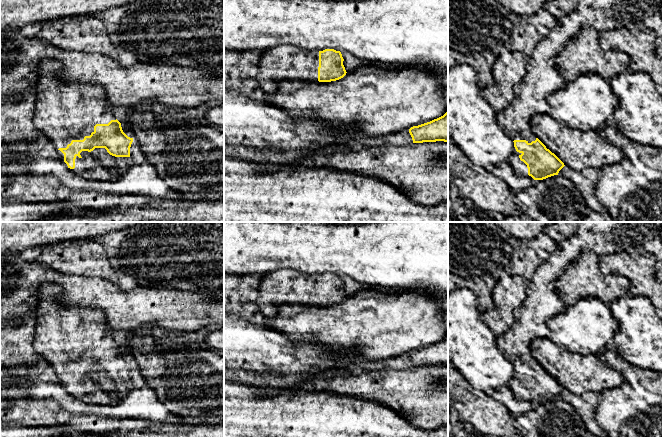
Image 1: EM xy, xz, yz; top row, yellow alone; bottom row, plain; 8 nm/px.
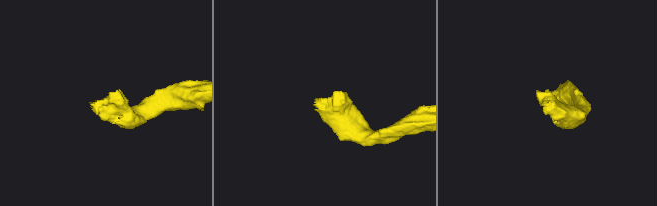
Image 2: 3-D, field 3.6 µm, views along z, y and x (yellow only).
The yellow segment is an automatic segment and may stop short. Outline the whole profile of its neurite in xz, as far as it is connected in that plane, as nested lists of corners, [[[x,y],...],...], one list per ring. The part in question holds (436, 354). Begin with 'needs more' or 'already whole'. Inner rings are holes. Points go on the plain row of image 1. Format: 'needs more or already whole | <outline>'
already whole | [[[448,335],[430,346],[409,353],[413,367],[448,366]]]

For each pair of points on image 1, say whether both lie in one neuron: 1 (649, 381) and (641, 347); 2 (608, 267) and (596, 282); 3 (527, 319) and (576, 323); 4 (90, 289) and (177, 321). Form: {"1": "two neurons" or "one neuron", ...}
{"1": "two neurons", "2": "two neurons", "3": "two neurons", "4": "one neuron"}

